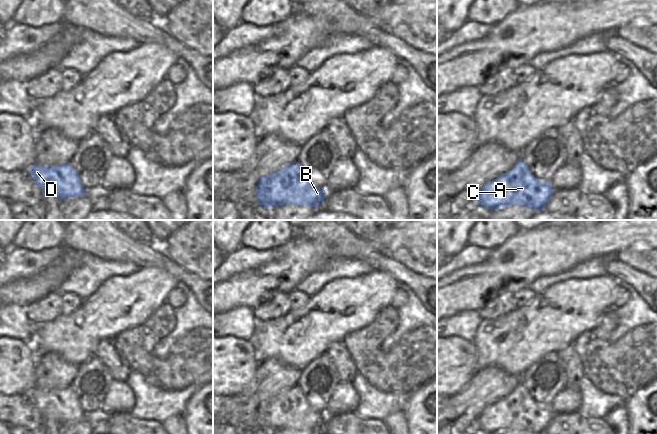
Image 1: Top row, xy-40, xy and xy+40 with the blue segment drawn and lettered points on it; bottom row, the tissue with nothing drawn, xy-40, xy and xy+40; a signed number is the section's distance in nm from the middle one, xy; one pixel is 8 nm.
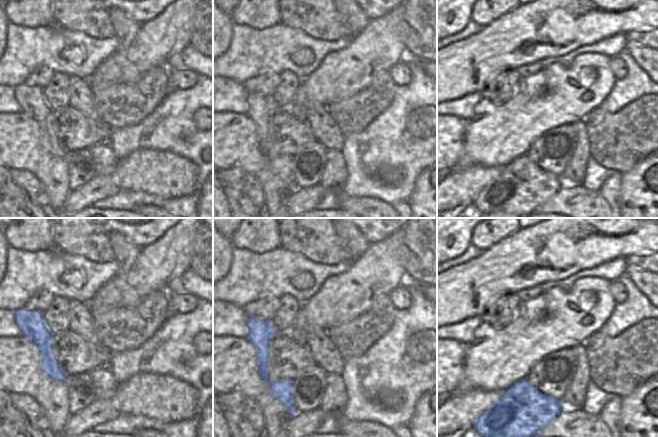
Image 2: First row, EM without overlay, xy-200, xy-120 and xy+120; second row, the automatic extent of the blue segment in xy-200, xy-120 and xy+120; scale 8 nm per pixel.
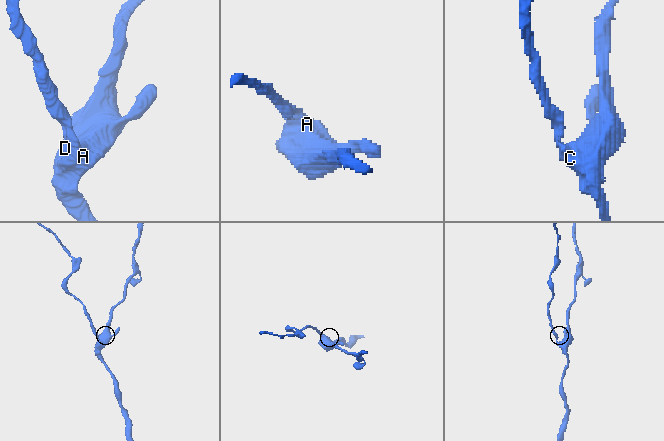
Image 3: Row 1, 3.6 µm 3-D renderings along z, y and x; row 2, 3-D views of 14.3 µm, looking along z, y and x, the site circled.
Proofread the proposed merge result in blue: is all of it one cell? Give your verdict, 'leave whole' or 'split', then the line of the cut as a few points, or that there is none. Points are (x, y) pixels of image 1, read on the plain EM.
split | xy (296, 387), (293, 390), (295, 397), (287, 405), (259, 405)

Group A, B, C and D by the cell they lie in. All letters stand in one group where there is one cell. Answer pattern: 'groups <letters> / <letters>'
groups A B C / D

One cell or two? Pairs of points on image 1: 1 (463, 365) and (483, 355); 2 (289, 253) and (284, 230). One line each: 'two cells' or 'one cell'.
1: two cells
2: two cells

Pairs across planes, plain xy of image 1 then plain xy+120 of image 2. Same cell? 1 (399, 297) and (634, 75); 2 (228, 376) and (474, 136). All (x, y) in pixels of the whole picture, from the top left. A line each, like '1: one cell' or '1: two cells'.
1: two cells
2: two cells

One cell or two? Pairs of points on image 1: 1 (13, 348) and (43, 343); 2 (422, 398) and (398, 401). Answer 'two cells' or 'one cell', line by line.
1: two cells
2: two cells

